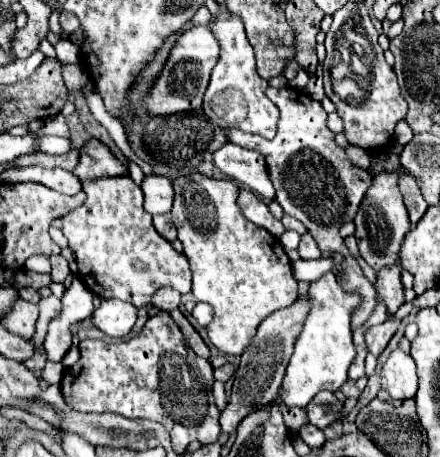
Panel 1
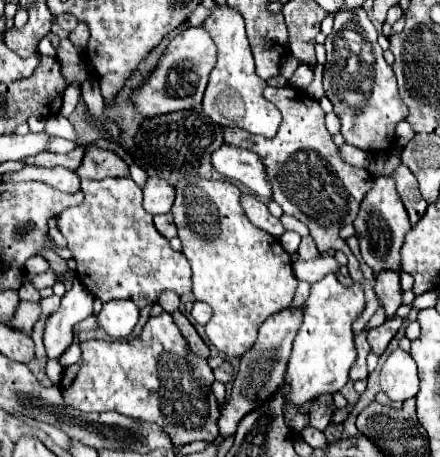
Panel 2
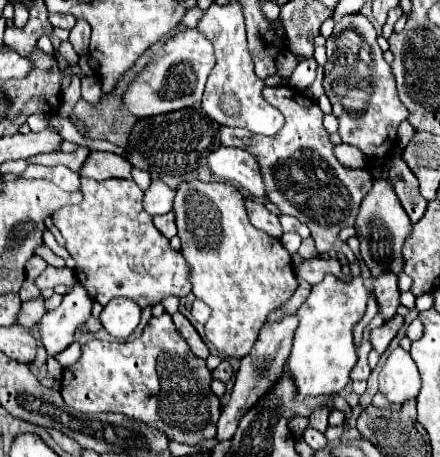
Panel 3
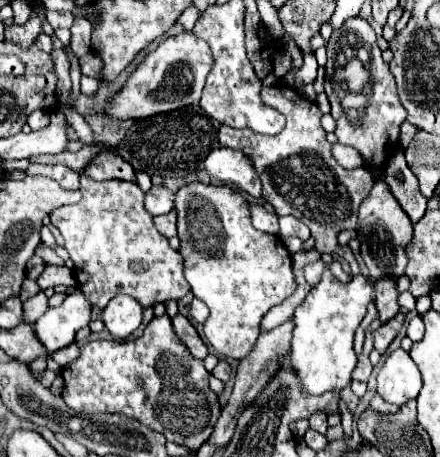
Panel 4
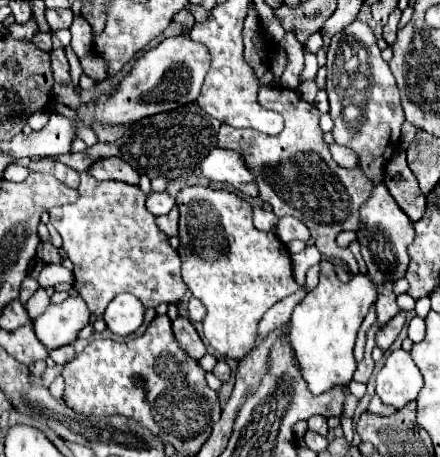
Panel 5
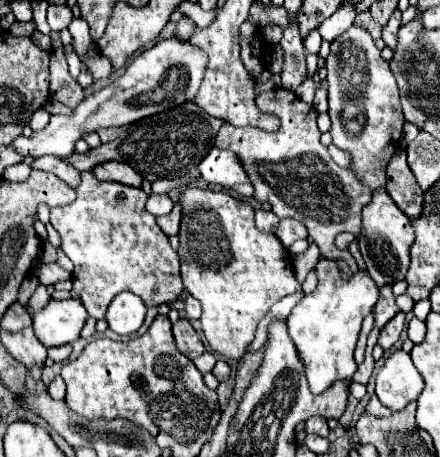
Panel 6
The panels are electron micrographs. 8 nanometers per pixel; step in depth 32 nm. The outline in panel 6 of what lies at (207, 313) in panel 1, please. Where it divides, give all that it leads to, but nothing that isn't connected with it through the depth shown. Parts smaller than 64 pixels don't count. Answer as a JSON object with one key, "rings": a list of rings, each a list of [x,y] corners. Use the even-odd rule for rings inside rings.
{"rings":[[[188,296],[184,302],[186,302],[186,318],[188,320],[198,320],[202,316],[200,302],[196,298],[192,298],[192,296]]]}

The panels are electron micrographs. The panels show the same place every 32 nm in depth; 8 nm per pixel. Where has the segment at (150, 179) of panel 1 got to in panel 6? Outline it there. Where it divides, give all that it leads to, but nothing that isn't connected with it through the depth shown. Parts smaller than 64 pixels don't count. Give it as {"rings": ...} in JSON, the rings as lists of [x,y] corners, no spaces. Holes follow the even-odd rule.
{"rings":[[[150,194],[148,202],[146,202],[148,212],[154,214],[154,216],[168,214],[172,210],[172,206],[174,206],[174,202],[172,202],[172,198],[168,194]]]}

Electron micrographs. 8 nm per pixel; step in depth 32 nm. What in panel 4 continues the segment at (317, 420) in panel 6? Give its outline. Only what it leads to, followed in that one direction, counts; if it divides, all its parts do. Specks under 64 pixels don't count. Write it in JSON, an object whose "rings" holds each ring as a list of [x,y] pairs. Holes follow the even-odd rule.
{"rings":[[[314,412],[310,416],[310,428],[314,428],[316,432],[326,434],[326,428],[328,428],[328,424],[326,424],[326,412]]]}

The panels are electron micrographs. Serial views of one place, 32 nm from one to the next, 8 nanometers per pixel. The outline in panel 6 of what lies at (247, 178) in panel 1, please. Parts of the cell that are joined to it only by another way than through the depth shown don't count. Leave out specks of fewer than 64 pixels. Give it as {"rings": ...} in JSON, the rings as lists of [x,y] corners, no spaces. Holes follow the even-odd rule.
{"rings":[[[212,148],[210,154],[200,162],[200,176],[208,184],[218,184],[238,192],[240,196],[252,196],[254,188],[252,182],[242,168],[240,158],[234,152]]]}

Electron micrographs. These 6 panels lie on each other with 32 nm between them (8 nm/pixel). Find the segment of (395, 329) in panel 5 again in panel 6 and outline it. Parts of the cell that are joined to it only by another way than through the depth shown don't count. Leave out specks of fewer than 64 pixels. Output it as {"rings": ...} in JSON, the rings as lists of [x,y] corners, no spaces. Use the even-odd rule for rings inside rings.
{"rings":[[[398,312],[382,330],[380,330],[380,336],[378,336],[378,344],[388,350],[398,338],[400,338],[400,332],[404,328],[404,322],[406,322],[406,314],[404,312]]]}

